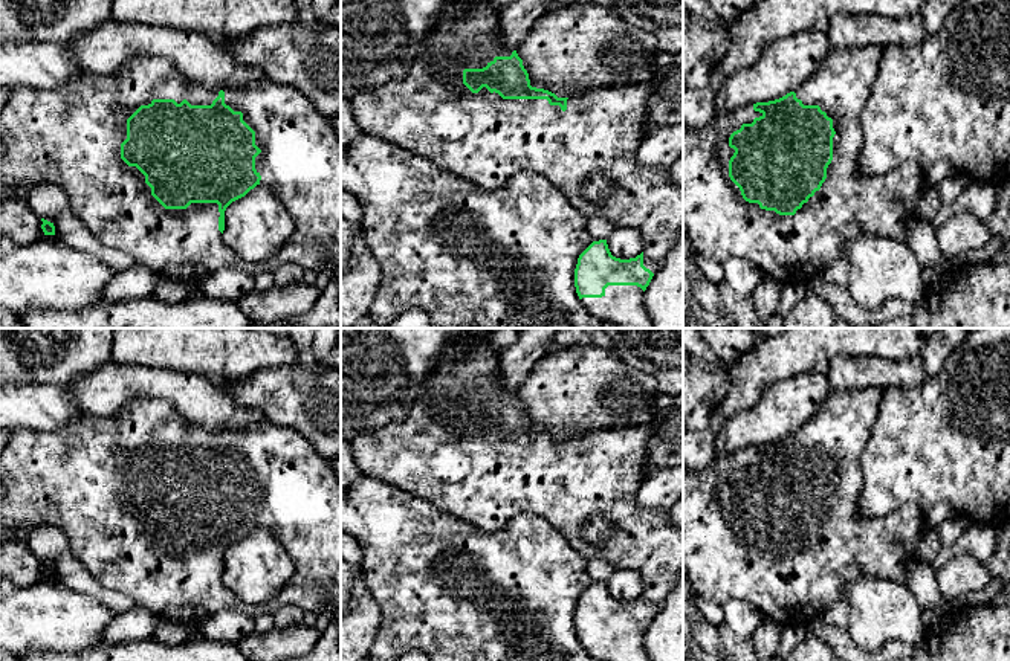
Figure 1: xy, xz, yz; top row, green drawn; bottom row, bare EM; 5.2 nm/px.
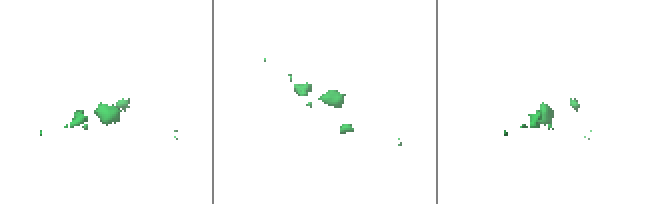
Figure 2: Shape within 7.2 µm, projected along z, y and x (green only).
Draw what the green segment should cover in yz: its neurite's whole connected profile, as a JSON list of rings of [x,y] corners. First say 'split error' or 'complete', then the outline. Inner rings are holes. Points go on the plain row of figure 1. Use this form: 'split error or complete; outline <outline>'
split error; outline [[[879,388],[831,389],[814,415],[798,432],[775,443],[747,446],[738,452],[717,456],[700,472],[683,469],[683,571],[698,597],[717,605],[736,598],[753,606],[782,627],[799,624],[808,627],[814,618],[819,618],[825,609],[840,600],[843,574],[851,563],[857,563],[863,574],[891,579],[898,583],[905,582],[908,563],[915,559],[917,545],[924,531],[924,513],[914,502],[906,502],[883,518],[865,518],[859,510],[859,498],[863,490],[860,456],[868,444],[880,406],[882,389]]]

